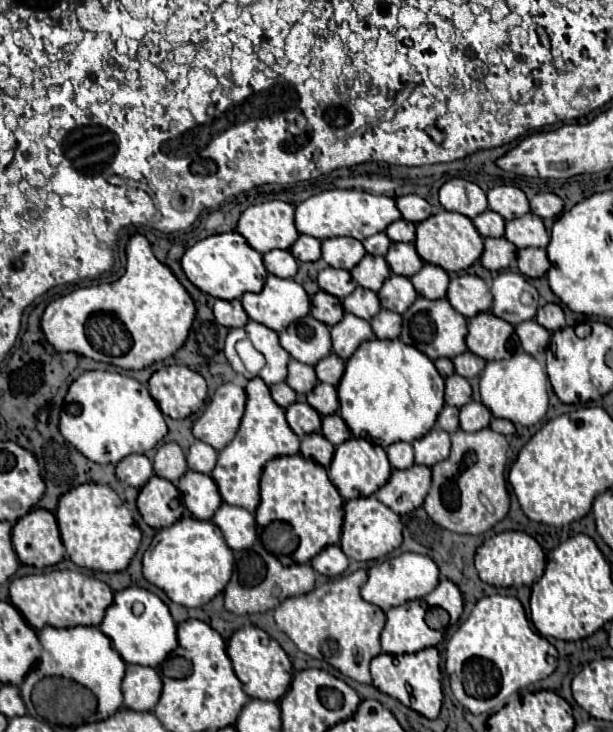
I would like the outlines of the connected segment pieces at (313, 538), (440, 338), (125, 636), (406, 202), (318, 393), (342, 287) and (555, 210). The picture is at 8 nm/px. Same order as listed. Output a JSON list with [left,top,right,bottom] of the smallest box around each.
[[254,455,344,563],[400,297,468,361],[100,587,178,667],[396,195,432,223],[308,383,338,415],[318,267,356,299],[530,193,564,219]]

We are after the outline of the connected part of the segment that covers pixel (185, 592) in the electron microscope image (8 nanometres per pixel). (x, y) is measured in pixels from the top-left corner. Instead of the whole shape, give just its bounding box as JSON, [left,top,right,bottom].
[142,513,234,607]

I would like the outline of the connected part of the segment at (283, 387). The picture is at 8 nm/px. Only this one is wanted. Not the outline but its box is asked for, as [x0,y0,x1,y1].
[270,383,296,409]

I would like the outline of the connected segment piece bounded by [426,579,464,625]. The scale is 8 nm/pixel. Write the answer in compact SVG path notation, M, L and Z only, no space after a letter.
M448 579L440 581L440 585L432 593L426 595L426 603L428 603L428 607L446 609L448 611L448 619L452 621L450 625L456 625L456 621L458 621L458 617L462 615L462 609L464 609L462 607L462 593L460 593L460 589Z

